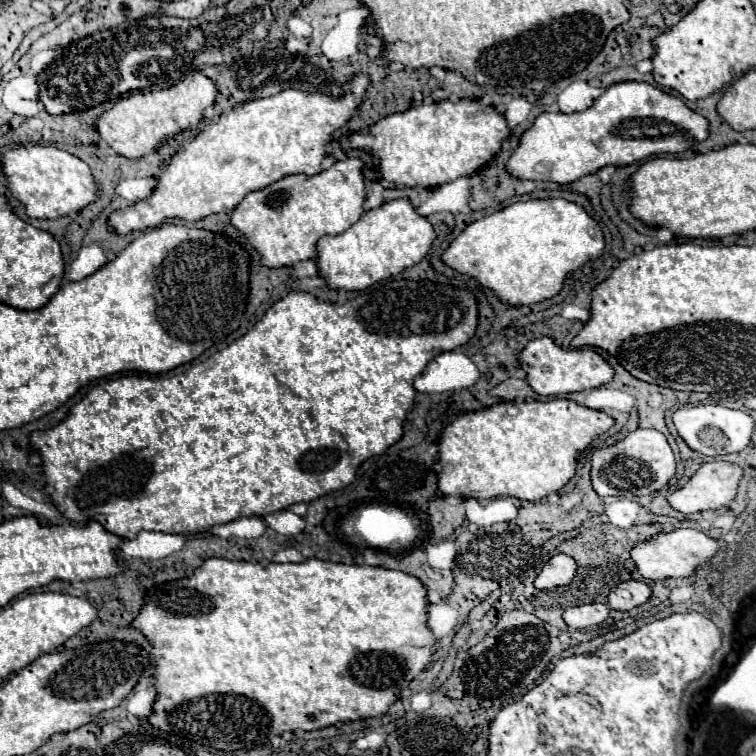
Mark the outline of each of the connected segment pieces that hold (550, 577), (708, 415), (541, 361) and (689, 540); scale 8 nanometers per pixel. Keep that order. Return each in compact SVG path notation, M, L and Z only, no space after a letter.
M556 554L550 558L550 562L542 568L542 572L536 576L534 586L538 590L550 590L550 588L560 588L568 586L576 576L576 562L572 556L566 554Z
M718 404L684 406L674 412L674 424L678 428L678 434L684 438L684 442L692 450L712 456L712 458L744 450L750 444L752 432L754 432L754 420L750 414L740 412L740 410L730 410Z
M542 336L522 350L520 354L520 368L526 372L526 380L532 390L540 396L558 396L568 392L592 390L602 384L608 384L614 376L614 368L592 348L578 348L578 350L564 350L552 338Z
M680 528L668 534L658 534L656 544L642 542L632 548L632 558L638 566L638 572L646 580L666 580L666 578L690 578L696 574L696 568L706 566L718 552L718 542L694 528Z

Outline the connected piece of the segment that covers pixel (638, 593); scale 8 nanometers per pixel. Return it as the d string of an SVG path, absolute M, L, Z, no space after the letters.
M628 580L618 584L610 596L608 596L608 606L612 610L632 610L644 602L648 602L650 598L650 586L646 582L636 582L636 580Z

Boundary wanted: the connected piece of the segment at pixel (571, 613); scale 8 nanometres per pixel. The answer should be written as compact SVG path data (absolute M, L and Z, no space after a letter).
M584 604L576 608L568 608L564 612L564 622L570 628L588 628L594 624L600 624L608 618L608 606L604 604Z

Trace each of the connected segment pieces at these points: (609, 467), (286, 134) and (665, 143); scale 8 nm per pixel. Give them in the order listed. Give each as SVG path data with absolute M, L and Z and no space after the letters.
M638 428L630 432L622 442L614 446L596 450L592 454L592 486L600 496L646 496L668 486L670 478L676 474L674 452L666 436L658 430Z
M356 72L342 84L342 96L338 98L324 96L322 92L282 90L274 96L232 108L228 114L222 114L218 122L208 124L186 142L184 152L168 160L168 166L158 174L160 182L150 198L116 210L110 216L110 226L114 226L118 234L128 234L132 230L156 228L168 218L194 222L236 208L248 192L266 188L288 174L318 174L322 160L328 156L326 144L332 140L332 134L356 114L368 84L370 78Z
M618 82L606 88L606 92L596 98L594 104L584 112L540 114L534 126L520 138L520 144L510 156L506 168L514 178L520 180L552 180L558 184L570 184L586 174L598 172L604 166L628 166L634 162L642 162L650 156L684 152L692 144L706 140L708 134L708 120L698 112L690 110L680 98L646 82Z

